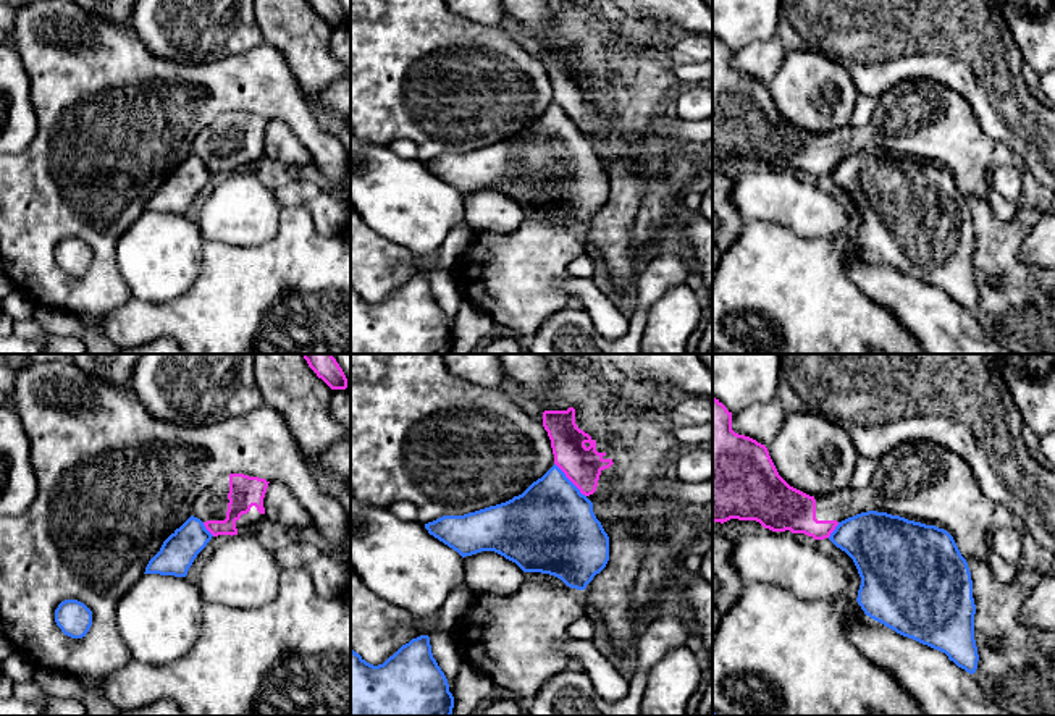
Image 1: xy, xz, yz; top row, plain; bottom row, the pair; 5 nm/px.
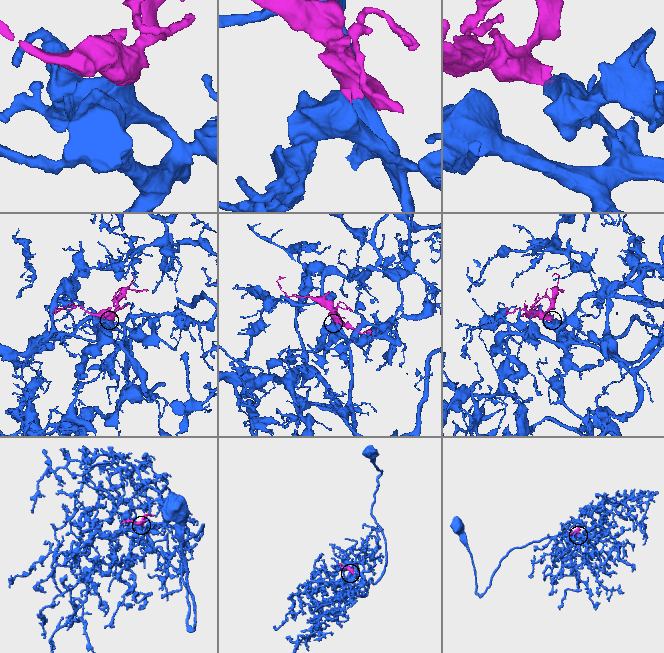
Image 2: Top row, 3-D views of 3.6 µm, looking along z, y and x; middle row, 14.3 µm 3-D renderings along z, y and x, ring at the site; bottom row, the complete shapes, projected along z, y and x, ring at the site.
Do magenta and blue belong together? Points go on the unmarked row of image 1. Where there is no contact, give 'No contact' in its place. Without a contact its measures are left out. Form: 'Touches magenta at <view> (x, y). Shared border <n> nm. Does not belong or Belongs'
Touches magenta at xz (569, 117). Shared border 240 nm. Does not belong

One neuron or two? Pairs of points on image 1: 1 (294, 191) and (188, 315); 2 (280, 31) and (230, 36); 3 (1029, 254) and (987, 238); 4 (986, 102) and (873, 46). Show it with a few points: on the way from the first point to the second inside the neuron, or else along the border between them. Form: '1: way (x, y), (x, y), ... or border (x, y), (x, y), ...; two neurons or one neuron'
1: border (283, 207), (302, 207), (311, 215), (315, 228); two neurons
2: border (254, 16), (264, 41); two neurons
3: border (1038, 222), (1020, 249), (1020, 259), (1034, 269); two neurons
4: way (958, 73), (931, 46), (902, 46); one neuron

